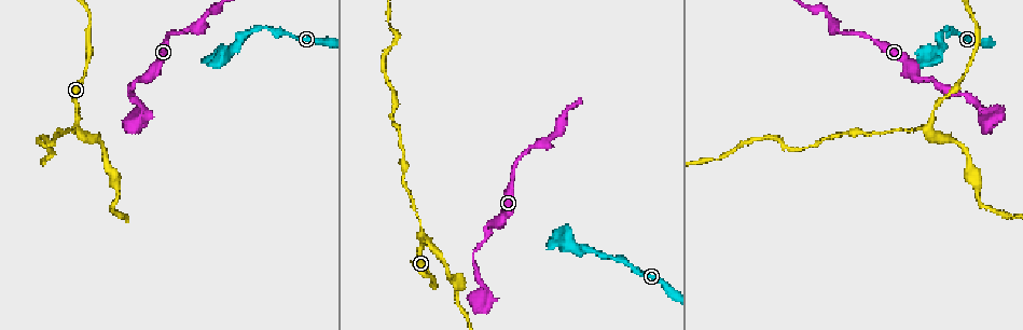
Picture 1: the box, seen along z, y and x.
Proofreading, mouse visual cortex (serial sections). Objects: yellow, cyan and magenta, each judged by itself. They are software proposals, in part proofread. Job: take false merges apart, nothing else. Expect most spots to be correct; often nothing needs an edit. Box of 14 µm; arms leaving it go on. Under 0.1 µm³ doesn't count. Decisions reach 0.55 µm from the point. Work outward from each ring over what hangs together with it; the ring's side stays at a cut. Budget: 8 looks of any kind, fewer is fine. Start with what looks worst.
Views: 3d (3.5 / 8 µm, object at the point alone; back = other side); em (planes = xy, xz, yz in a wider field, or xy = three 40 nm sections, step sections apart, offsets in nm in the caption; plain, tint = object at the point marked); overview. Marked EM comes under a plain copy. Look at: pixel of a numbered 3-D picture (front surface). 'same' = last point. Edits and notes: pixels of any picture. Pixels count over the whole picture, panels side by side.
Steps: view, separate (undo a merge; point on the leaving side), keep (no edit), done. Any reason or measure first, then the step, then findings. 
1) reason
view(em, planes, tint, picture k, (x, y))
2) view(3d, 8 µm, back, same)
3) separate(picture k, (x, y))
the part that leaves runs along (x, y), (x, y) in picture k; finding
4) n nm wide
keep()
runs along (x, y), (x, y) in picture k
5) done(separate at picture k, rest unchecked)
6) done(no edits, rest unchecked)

view(3d, 3.5 µm, picture 1, (421, 238))

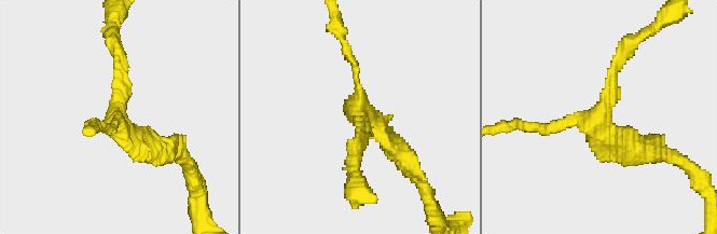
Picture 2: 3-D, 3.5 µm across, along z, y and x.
3 arms; arms of 150, 150, 300 nm; now the EM
view(em, xy, step 3, tint, picture 2, (594, 118))

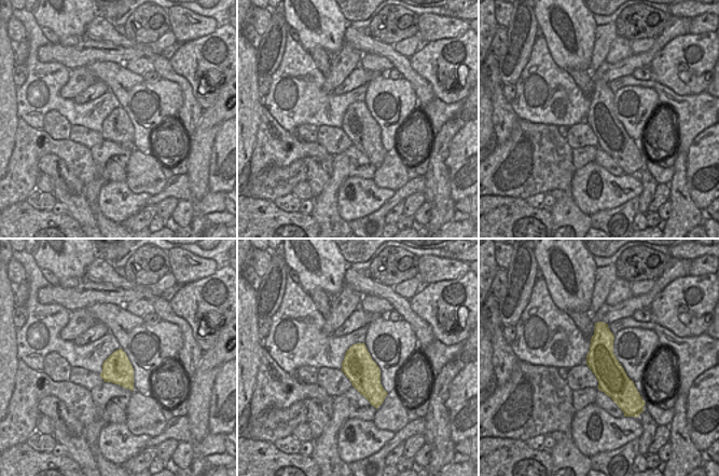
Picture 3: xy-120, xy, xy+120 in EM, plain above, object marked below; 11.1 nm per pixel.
keep()
runs along (118, 55), (114, 119), (161, 151) in picture 2; all the same cell

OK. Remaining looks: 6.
abrupt turn
view(3d, 3.5 µm, picture 1, (489, 296))

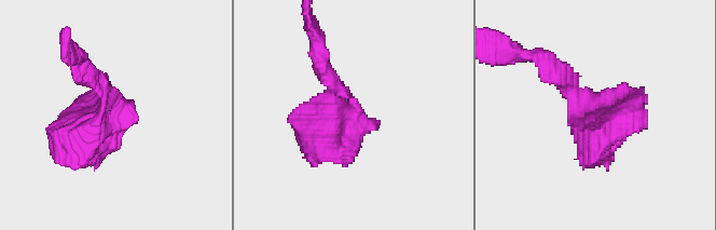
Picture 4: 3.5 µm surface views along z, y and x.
need the tissue
view(em, planes, tint, picture 4, (349, 119))

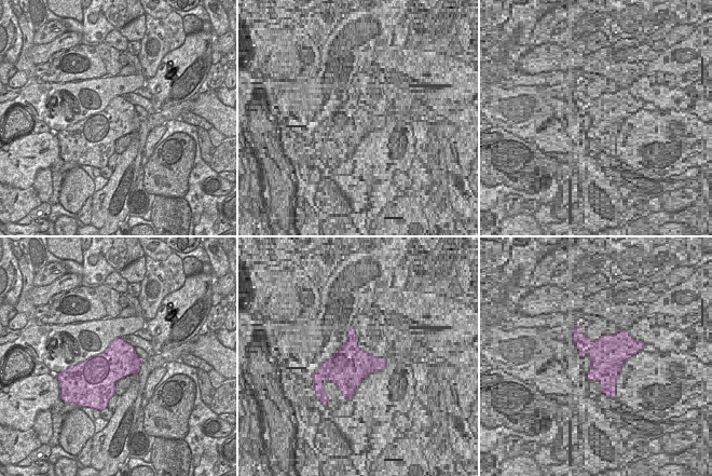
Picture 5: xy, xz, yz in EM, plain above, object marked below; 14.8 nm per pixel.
keep()
runs along (552, 66), (608, 119), (600, 132) in picture 4; all the same cell

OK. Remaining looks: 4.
view(3d, 3.5 µm, picture 1, (567, 243))

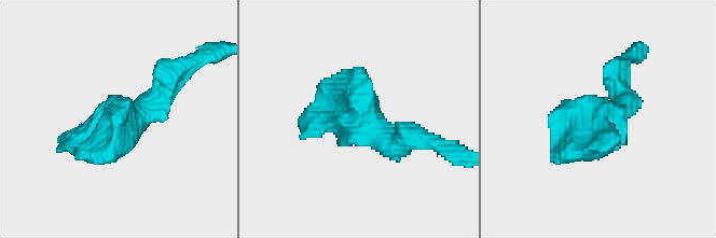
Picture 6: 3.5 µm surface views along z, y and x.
need the tissue
view(em, xy, step 5, tint, picture 6, (600, 121))

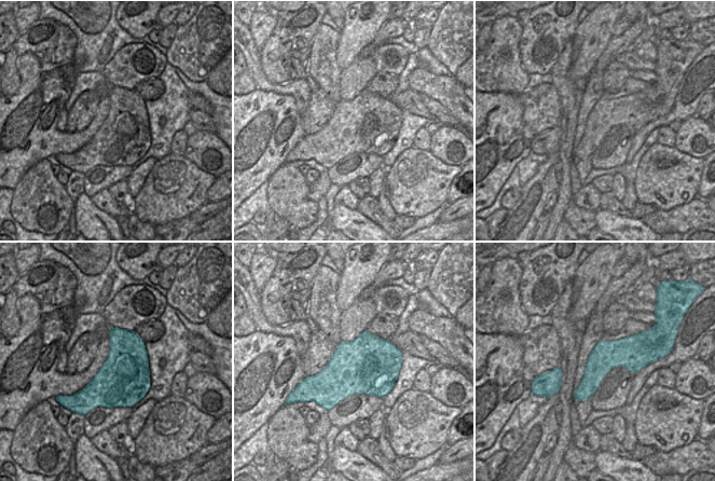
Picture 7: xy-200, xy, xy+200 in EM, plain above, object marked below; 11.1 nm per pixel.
keep()
runs along (169, 84), (77, 156) in picture 6; continuous, no second cell

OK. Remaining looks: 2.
done(no edits, rest unchecked)

